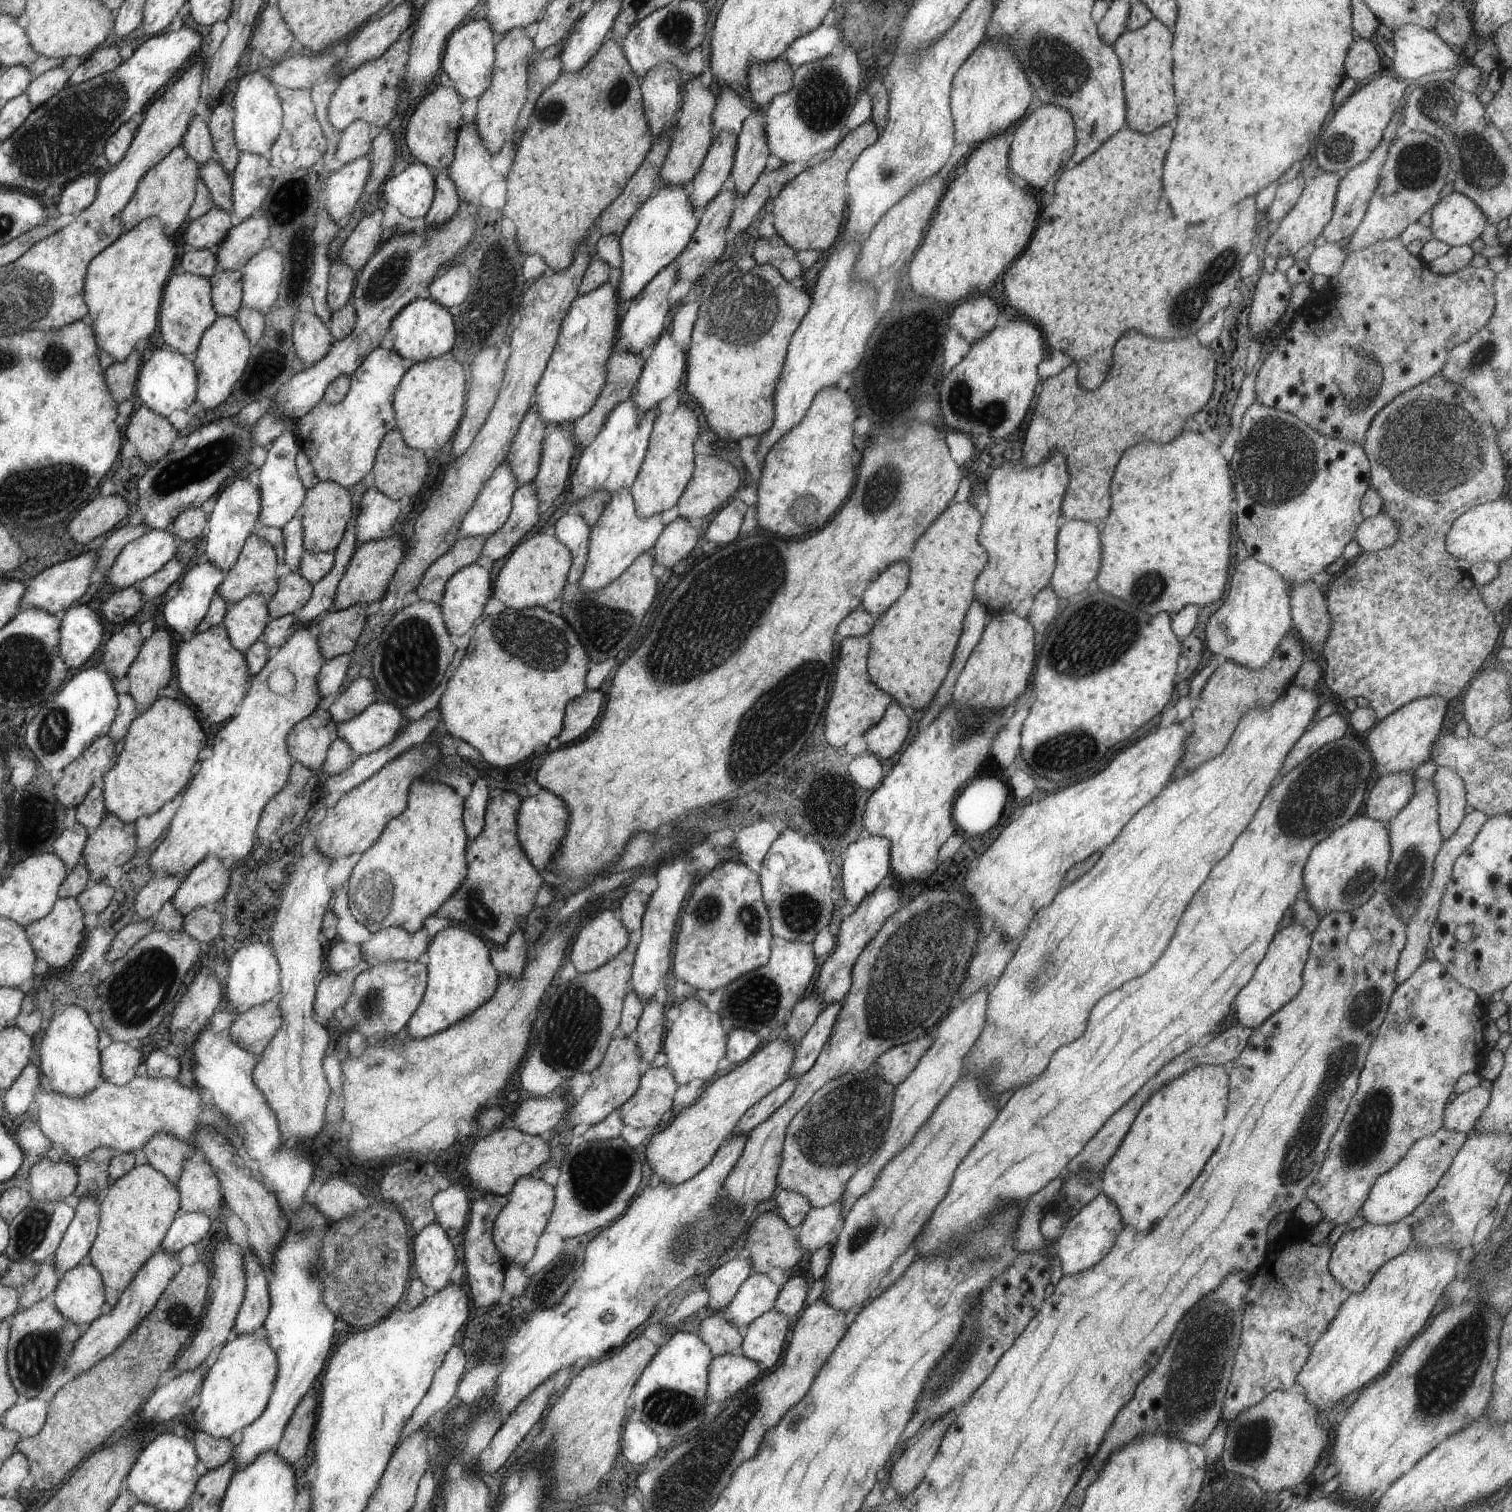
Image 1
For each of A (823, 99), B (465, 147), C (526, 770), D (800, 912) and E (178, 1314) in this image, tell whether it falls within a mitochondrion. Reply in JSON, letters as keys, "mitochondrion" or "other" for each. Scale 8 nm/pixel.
{"A":"mitochondrion","B":"other","C":"other","D":"mitochondrion","E":"mitochondrion"}

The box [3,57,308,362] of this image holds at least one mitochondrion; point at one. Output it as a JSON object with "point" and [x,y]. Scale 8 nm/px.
{"point":[44,152]}

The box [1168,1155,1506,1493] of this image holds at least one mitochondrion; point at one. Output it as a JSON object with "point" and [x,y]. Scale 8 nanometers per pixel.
{"point":[1446,1375]}

